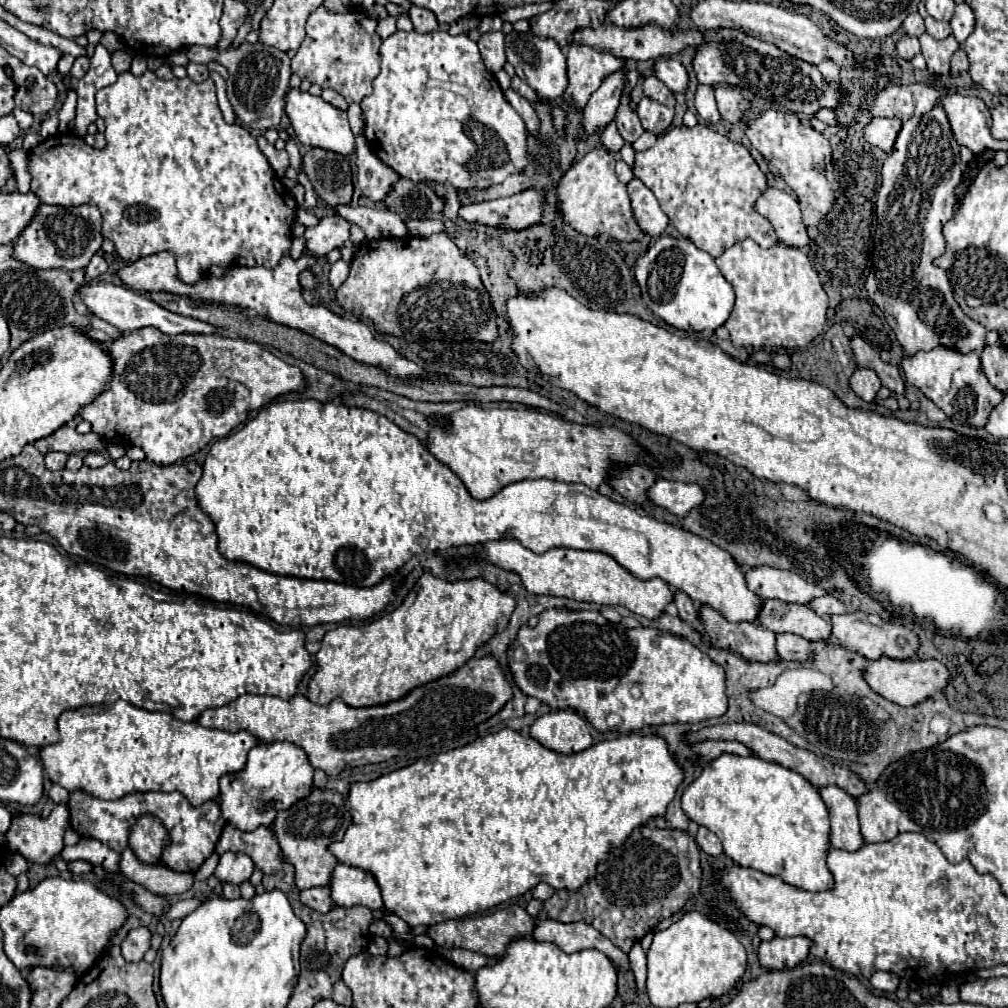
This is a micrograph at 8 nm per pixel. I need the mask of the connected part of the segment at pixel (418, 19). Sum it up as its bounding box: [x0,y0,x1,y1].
[409,5,437,33]

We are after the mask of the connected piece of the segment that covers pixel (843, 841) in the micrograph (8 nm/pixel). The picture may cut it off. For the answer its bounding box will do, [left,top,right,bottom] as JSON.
[819,787,865,851]

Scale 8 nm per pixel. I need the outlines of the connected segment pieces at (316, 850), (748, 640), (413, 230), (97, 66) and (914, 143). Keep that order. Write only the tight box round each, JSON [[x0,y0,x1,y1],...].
[[271,789,351,889],[699,607,779,663],[403,217,445,239],[87,45,117,75],[865,103,987,355]]

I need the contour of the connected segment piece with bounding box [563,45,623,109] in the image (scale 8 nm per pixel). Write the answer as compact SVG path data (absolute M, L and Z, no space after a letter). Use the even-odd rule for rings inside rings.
M571 45L567 53L569 85L563 93L563 101L573 101L575 107L583 109L601 81L619 67L623 67L623 61L613 55L599 53L587 45Z

